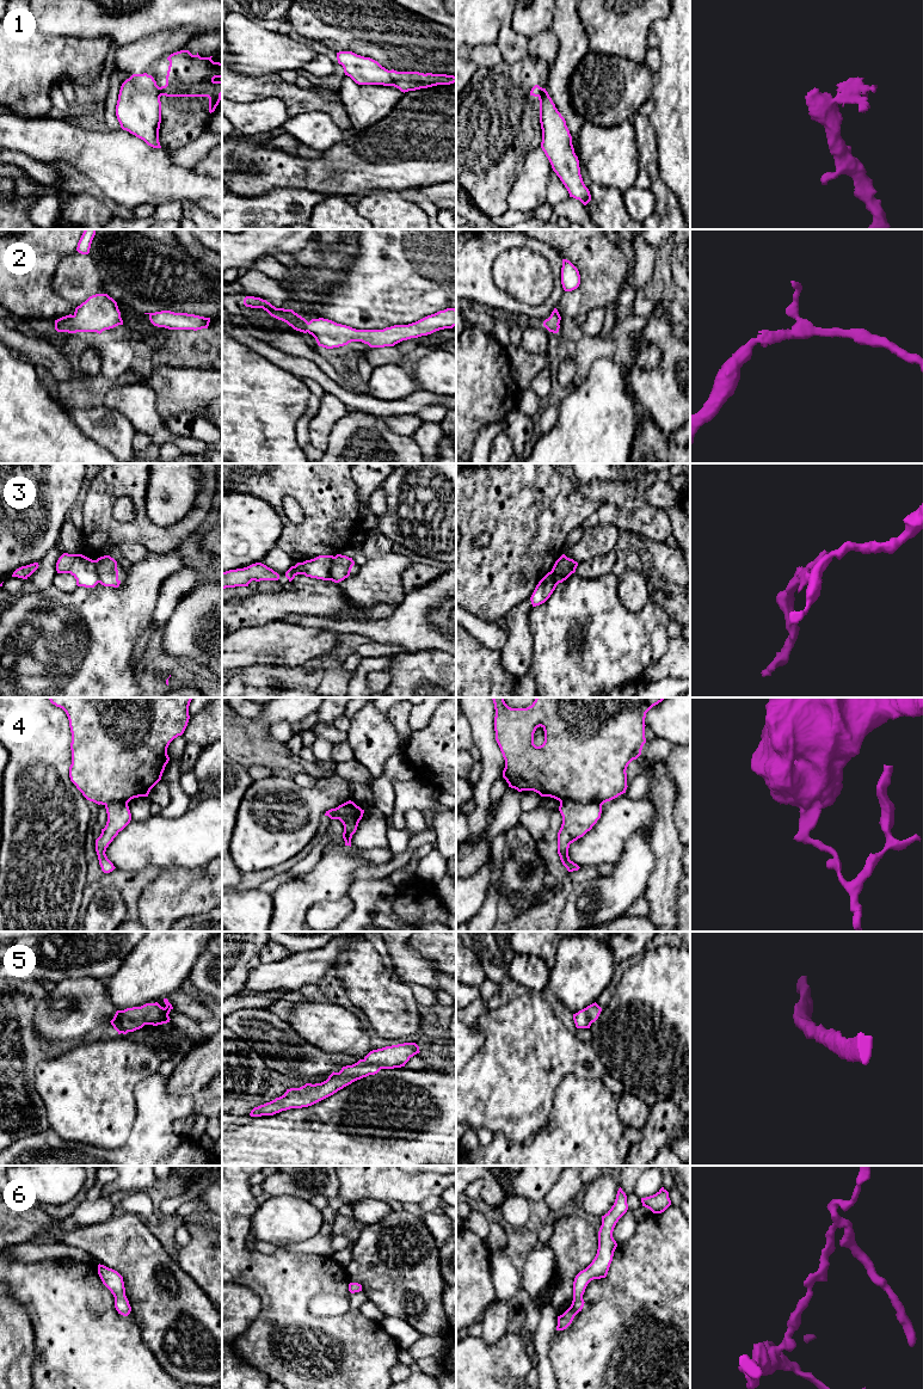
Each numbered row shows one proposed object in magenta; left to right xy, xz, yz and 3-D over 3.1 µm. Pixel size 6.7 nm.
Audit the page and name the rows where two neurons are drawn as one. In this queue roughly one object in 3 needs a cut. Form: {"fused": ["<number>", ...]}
{"fused": ["1", "3", "4"]}

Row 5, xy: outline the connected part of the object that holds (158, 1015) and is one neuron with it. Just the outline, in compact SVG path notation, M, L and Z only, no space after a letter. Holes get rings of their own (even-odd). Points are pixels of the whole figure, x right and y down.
M164 998L166 1007L161 1007L158 1002L146 1003L141 1007L127 1008L117 1010L110 1021L118 1034L127 1034L142 1028L144 1025L162 1025L170 1022L170 1012L173 1009L167 998Z

